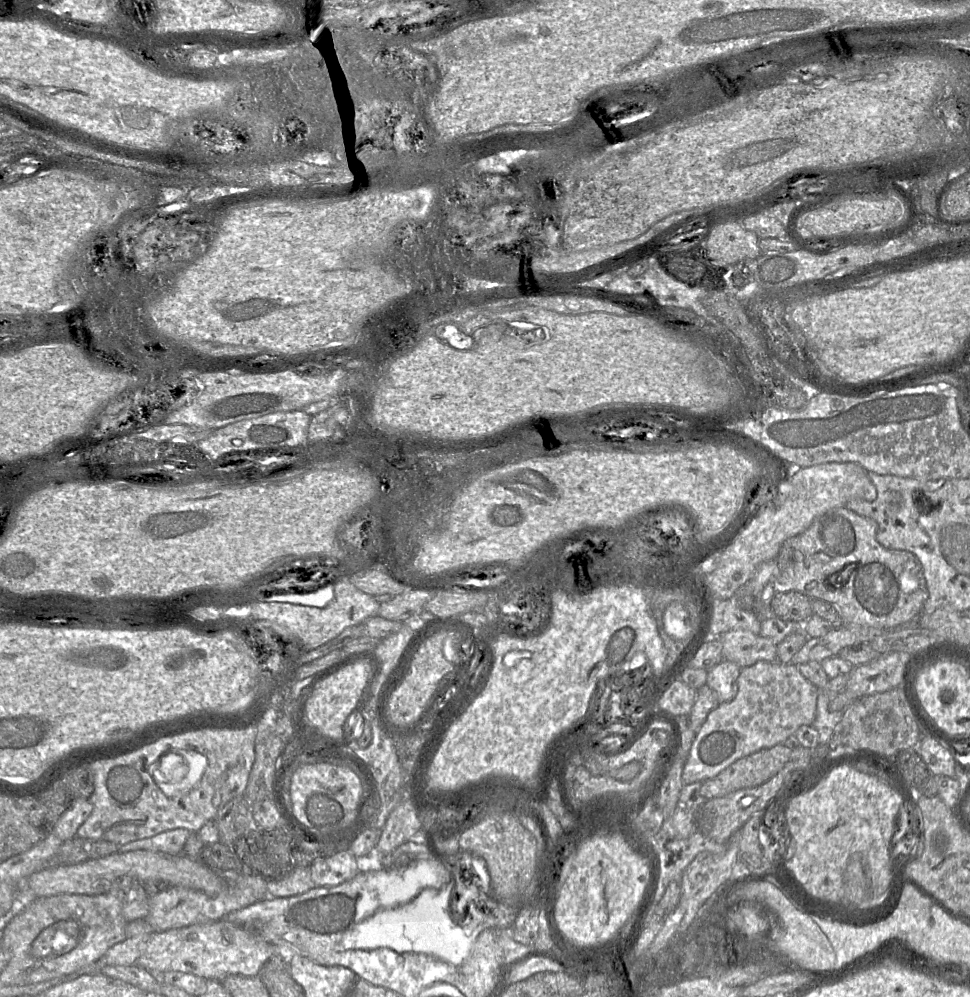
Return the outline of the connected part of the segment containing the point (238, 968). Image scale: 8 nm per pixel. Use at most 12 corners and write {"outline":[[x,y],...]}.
{"outline":[[220,919],[154,932],[137,965],[258,976],[278,952]]}

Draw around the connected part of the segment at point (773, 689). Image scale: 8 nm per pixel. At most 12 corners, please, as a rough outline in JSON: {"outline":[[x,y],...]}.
{"outline":[[798,665],[741,668],[697,732],[683,785],[812,725],[819,689]]}

